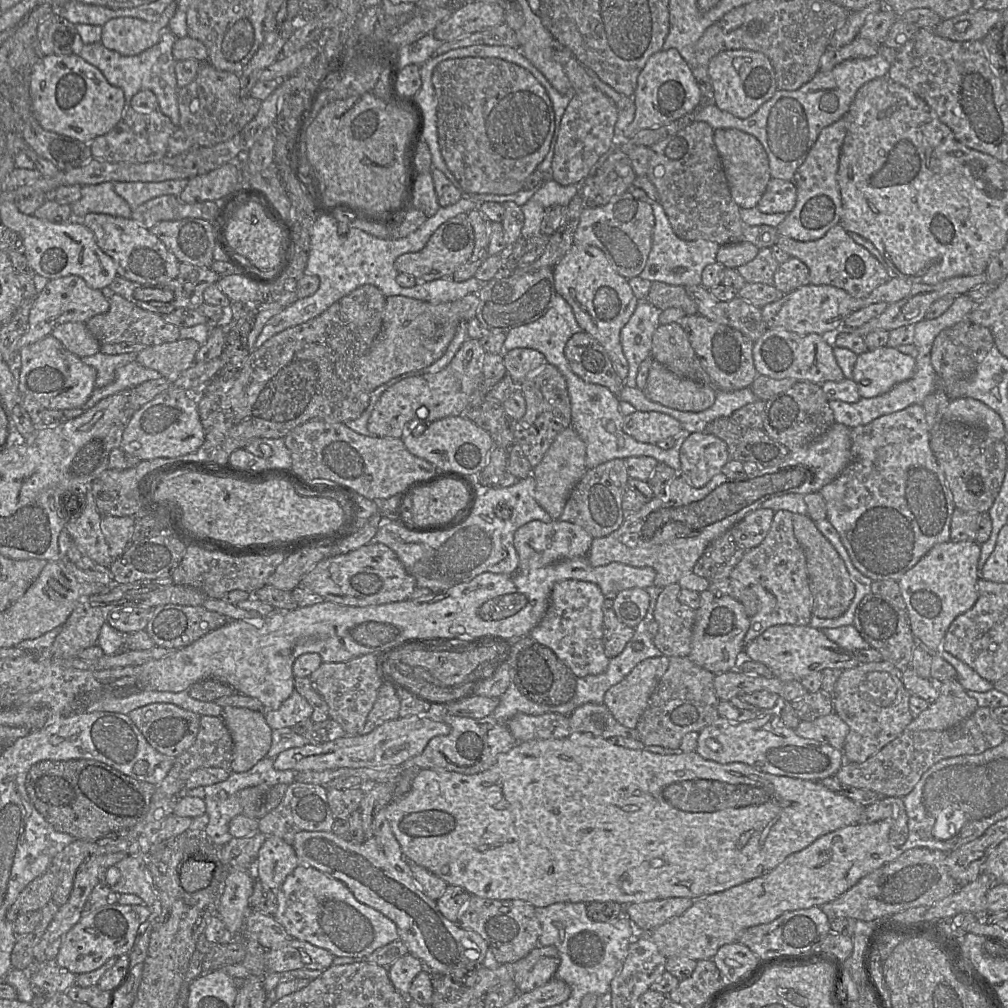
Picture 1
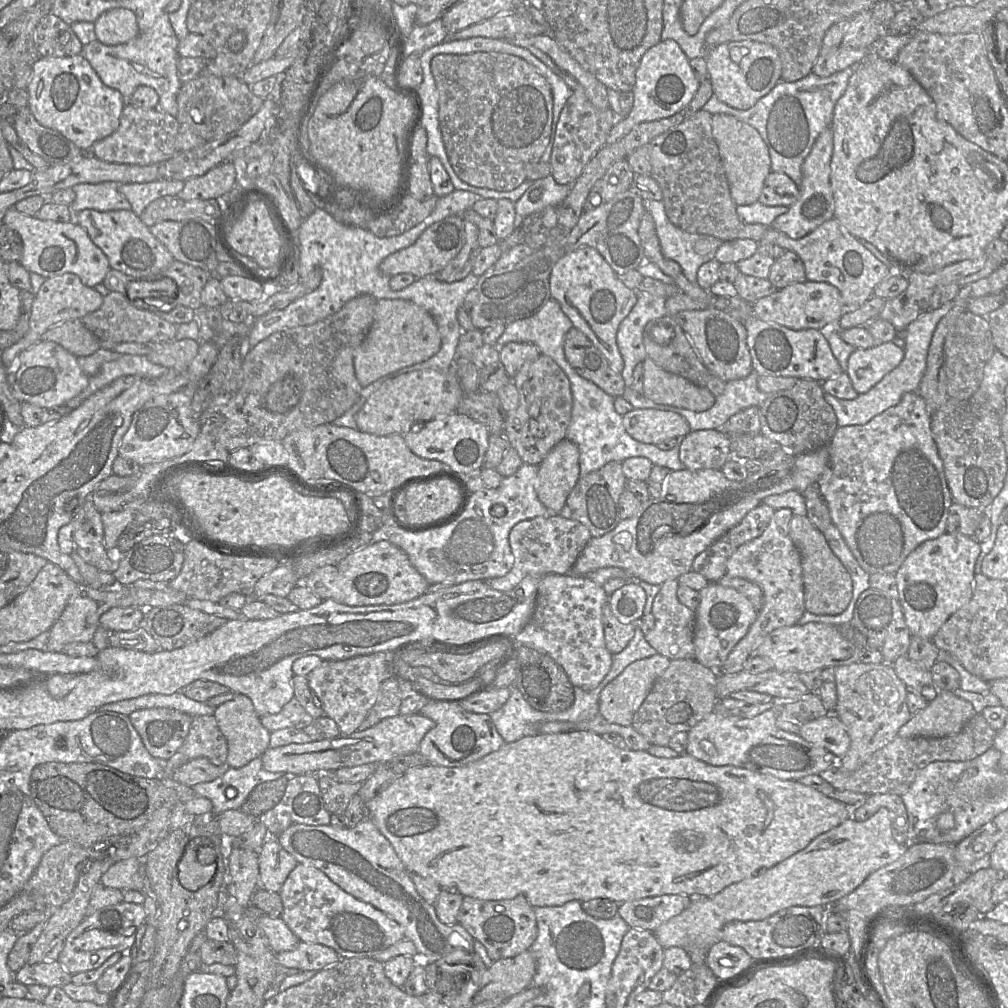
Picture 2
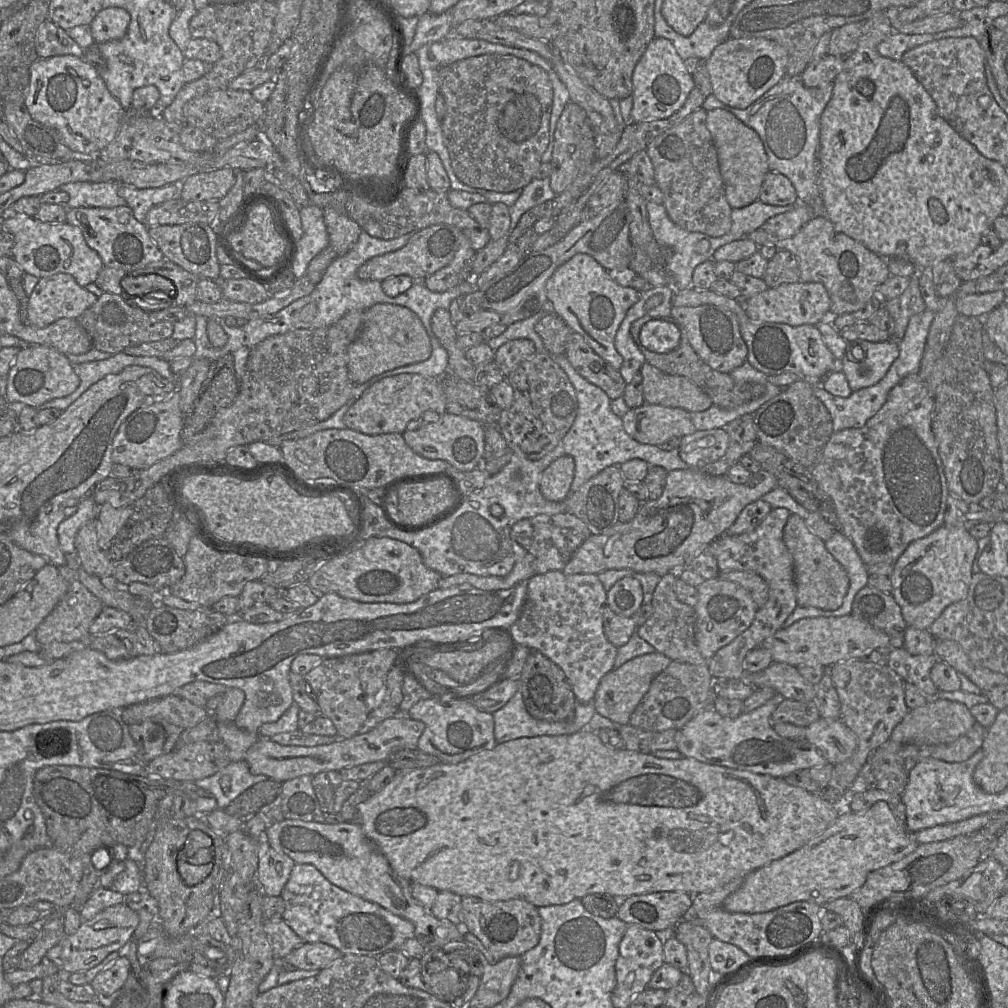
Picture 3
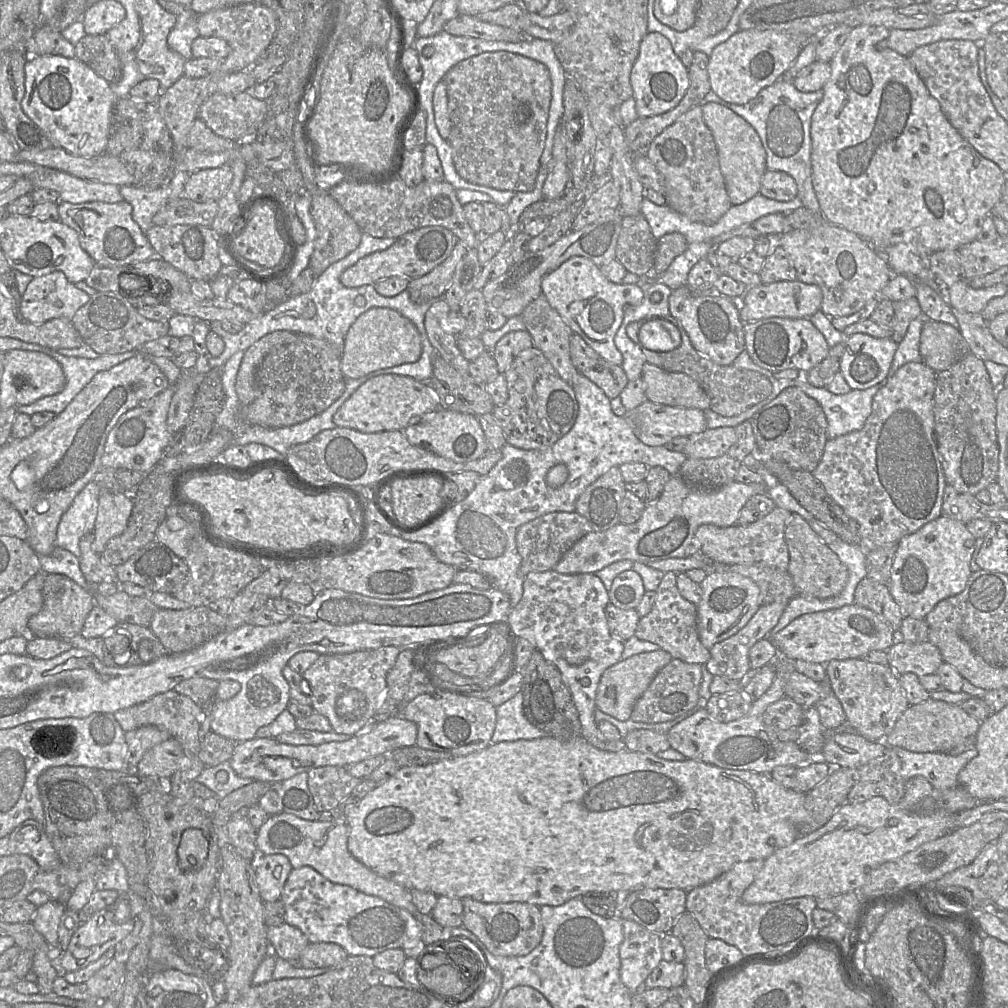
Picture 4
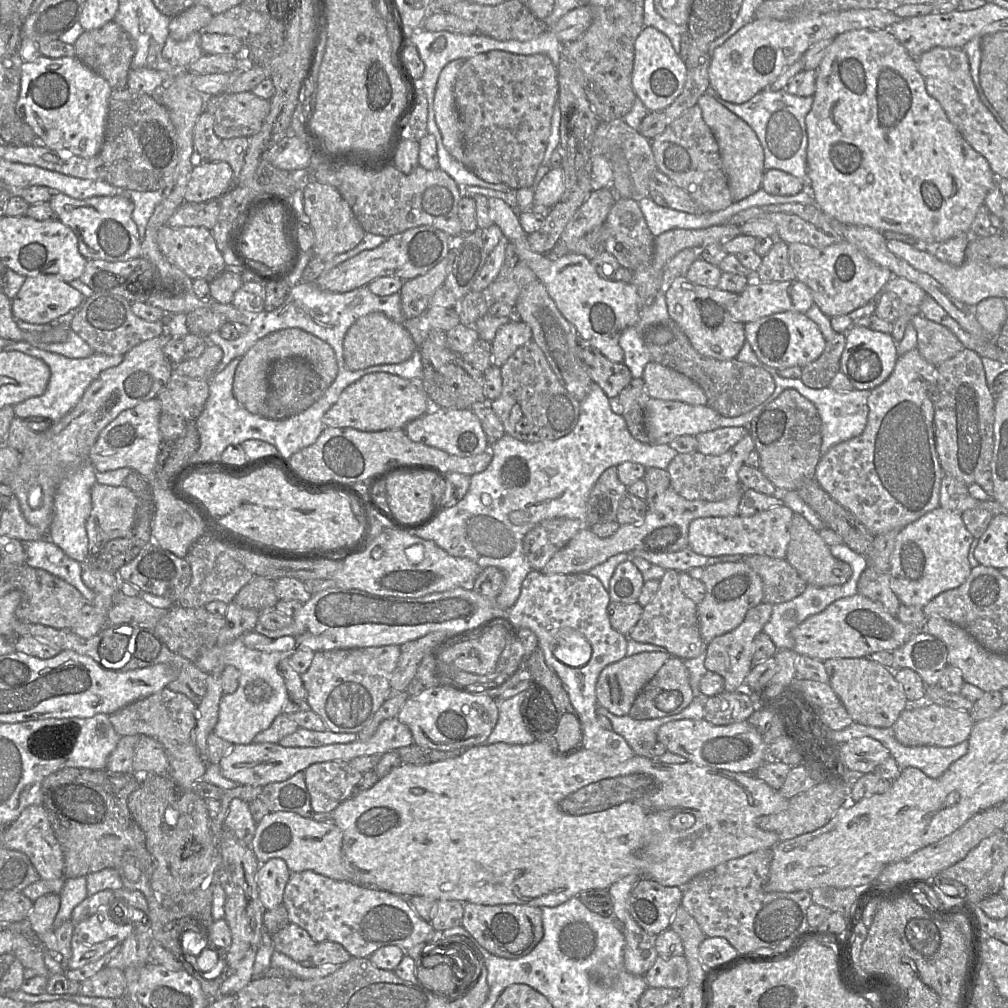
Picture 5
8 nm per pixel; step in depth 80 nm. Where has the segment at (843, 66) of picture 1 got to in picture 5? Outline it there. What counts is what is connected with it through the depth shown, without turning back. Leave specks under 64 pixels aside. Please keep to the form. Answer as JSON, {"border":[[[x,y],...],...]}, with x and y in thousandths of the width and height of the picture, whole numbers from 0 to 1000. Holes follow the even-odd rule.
{"border":[[[704,85],[700,92],[747,128],[758,150],[759,169],[772,168],[783,172],[797,182],[798,188],[803,188],[799,117],[805,109],[807,95],[794,96],[783,93],[779,88],[767,90],[762,87],[751,92],[741,101],[728,103],[714,97]]]}

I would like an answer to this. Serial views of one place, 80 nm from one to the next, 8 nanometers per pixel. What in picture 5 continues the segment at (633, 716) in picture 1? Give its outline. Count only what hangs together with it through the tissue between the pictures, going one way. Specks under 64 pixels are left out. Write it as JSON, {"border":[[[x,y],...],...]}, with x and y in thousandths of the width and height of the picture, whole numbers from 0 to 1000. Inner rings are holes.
{"border":[[[637,647],[601,661],[591,677],[592,700],[611,710],[623,709],[632,689],[665,652],[659,647]]]}

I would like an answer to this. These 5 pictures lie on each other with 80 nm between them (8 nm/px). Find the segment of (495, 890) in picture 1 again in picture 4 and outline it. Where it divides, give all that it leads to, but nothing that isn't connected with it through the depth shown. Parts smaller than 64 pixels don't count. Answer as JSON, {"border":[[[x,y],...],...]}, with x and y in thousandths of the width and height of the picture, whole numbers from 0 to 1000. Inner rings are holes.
{"border":[[[577,730],[563,735],[550,731],[498,735],[461,750],[424,759],[397,761],[388,772],[374,778],[357,795],[339,801],[340,814],[345,819],[345,843],[356,855],[406,884],[415,883],[454,892],[467,891],[480,896],[525,896],[534,900],[556,899],[583,885],[628,885],[640,881],[685,884],[706,875],[732,855],[760,852],[770,843],[786,837],[794,830],[791,828],[791,817],[801,813],[802,808],[800,787],[775,780],[763,768],[718,763],[686,753],[665,755],[649,748],[622,743],[598,745]],[[680,813],[686,813],[686,820],[680,818]]]}

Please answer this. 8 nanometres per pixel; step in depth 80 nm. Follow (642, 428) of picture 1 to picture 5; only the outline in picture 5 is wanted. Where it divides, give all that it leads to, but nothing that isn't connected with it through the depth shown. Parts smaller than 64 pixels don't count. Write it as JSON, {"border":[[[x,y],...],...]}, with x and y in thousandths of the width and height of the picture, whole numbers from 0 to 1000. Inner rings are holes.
{"border":[[[645,395],[640,407],[644,439],[664,440],[678,433],[690,433],[714,424],[715,412],[702,402]]]}

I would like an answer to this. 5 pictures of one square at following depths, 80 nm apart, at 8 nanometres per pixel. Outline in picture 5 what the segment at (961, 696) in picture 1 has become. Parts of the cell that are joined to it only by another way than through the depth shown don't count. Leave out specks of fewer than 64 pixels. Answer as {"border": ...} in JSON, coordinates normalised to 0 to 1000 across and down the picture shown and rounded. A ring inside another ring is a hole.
{"border":[[[916,695],[912,698],[903,698],[897,703],[885,722],[890,735],[898,740],[942,741],[960,734],[966,718],[961,705]]]}

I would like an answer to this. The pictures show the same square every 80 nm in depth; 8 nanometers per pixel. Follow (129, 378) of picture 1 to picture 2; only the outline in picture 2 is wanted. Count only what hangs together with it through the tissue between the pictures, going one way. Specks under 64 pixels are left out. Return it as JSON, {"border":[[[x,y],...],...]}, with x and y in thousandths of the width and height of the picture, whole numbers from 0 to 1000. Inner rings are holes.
{"border":[[[122,351],[115,357],[103,360],[99,368],[89,374],[86,385],[63,402],[74,406],[95,388],[121,373],[136,372],[143,375],[158,375],[166,368],[167,365],[149,359],[146,353]]]}

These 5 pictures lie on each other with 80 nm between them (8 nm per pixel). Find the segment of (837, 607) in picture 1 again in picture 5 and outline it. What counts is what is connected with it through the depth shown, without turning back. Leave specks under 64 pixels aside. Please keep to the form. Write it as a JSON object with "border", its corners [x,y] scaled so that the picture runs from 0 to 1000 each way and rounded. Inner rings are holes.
{"border":[[[788,509],[783,521],[783,531],[780,555],[802,580],[811,582],[830,581],[843,574],[845,571],[844,562],[824,550],[823,543],[813,531],[813,527],[796,511]]]}

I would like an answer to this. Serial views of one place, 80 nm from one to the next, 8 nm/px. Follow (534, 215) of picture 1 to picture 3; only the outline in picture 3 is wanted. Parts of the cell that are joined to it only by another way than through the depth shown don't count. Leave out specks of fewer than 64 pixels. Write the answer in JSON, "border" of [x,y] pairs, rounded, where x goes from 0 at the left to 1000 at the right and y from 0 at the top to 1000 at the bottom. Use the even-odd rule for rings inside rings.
{"border":[[[546,176],[529,178],[522,186],[513,199],[505,205],[506,227],[509,228],[517,214],[525,207],[551,196],[553,192],[546,186]]]}

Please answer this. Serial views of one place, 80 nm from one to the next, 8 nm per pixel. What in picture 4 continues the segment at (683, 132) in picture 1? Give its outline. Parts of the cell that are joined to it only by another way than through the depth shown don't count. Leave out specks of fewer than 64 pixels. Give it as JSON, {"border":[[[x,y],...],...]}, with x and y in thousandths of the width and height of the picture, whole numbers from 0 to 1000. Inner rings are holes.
{"border":[[[691,104],[685,109],[683,109],[681,112],[679,112],[671,121],[669,121],[667,124],[662,126],[657,132],[655,132],[644,144],[644,146],[639,151],[642,156],[646,159],[646,161],[651,165],[653,170],[659,175],[660,182],[661,182],[661,190],[660,190],[660,196],[661,196],[661,203],[666,205],[671,210],[681,214],[688,220],[693,220],[699,223],[707,223],[711,221],[714,216],[723,208],[726,201],[724,200],[721,188],[720,188],[720,183],[718,176],[715,172],[714,168],[714,162],[713,162],[713,155],[712,155],[712,149],[710,142],[708,140],[707,134],[704,130],[704,128],[701,126],[697,119],[697,111],[696,111],[696,105]]]}

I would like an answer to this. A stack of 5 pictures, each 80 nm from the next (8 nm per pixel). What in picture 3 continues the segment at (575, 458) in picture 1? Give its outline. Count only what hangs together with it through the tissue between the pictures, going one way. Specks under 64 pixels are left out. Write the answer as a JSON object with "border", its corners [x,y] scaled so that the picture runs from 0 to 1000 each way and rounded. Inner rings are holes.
{"border":[[[564,451],[550,456],[538,469],[536,487],[541,495],[556,498],[563,495],[570,470],[570,458]]]}

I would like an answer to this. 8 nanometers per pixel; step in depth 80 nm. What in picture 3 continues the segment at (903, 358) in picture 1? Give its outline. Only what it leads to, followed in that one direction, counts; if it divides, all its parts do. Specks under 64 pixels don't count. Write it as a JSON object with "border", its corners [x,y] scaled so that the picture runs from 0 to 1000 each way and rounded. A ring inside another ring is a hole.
{"border":[[[884,336],[878,339],[841,339],[838,352],[828,367],[838,371],[846,389],[871,380],[891,352],[892,341]]]}

